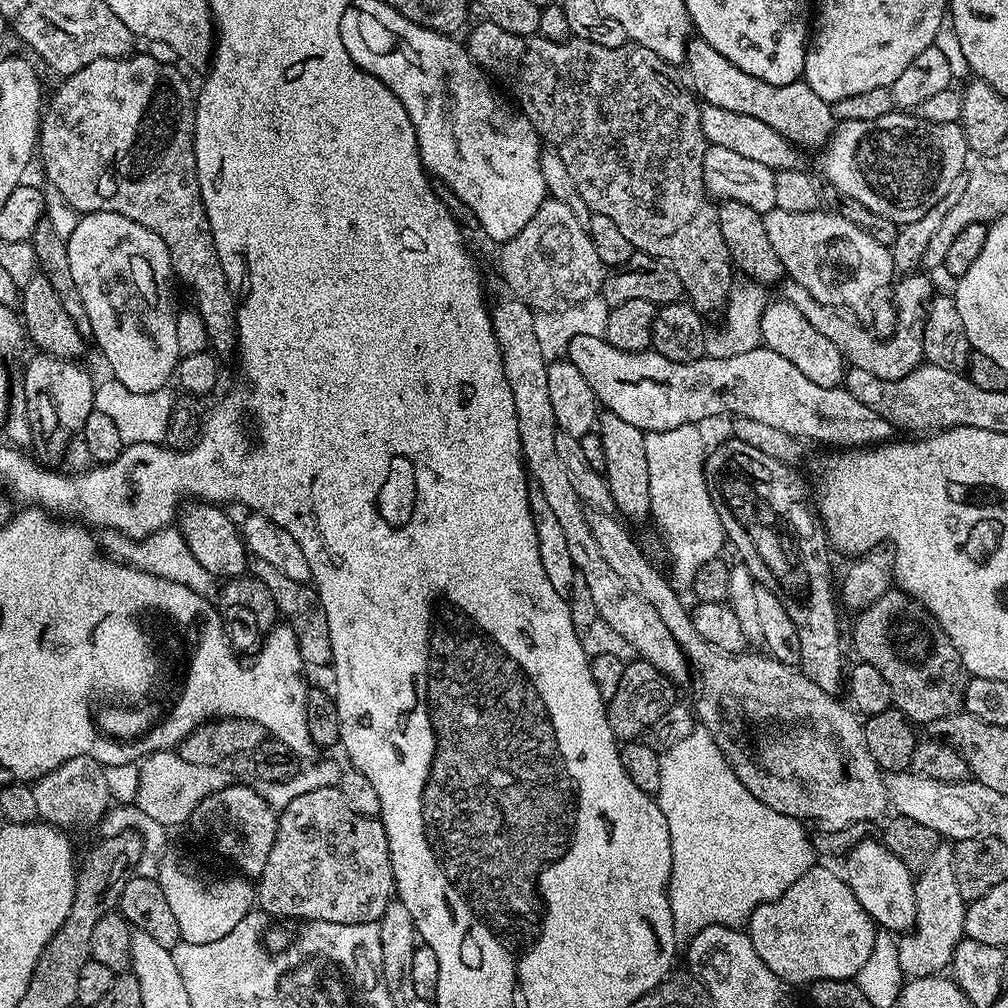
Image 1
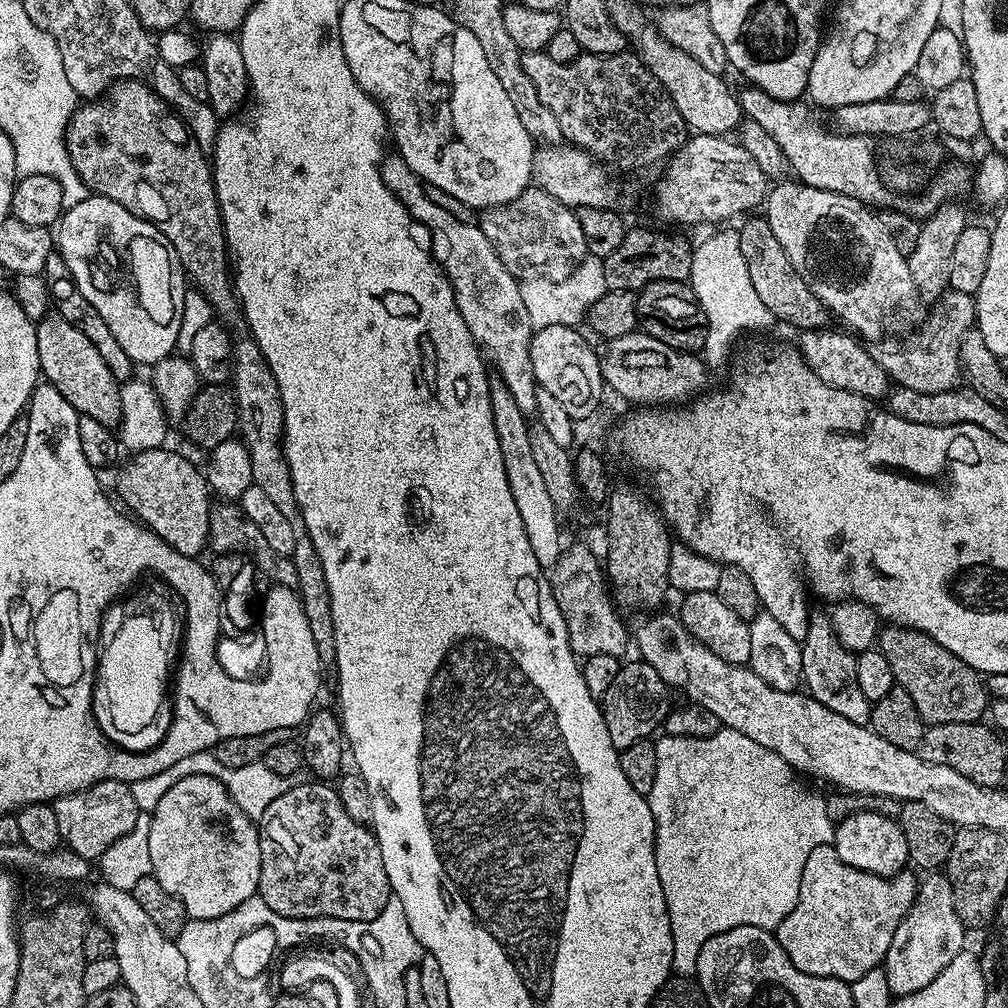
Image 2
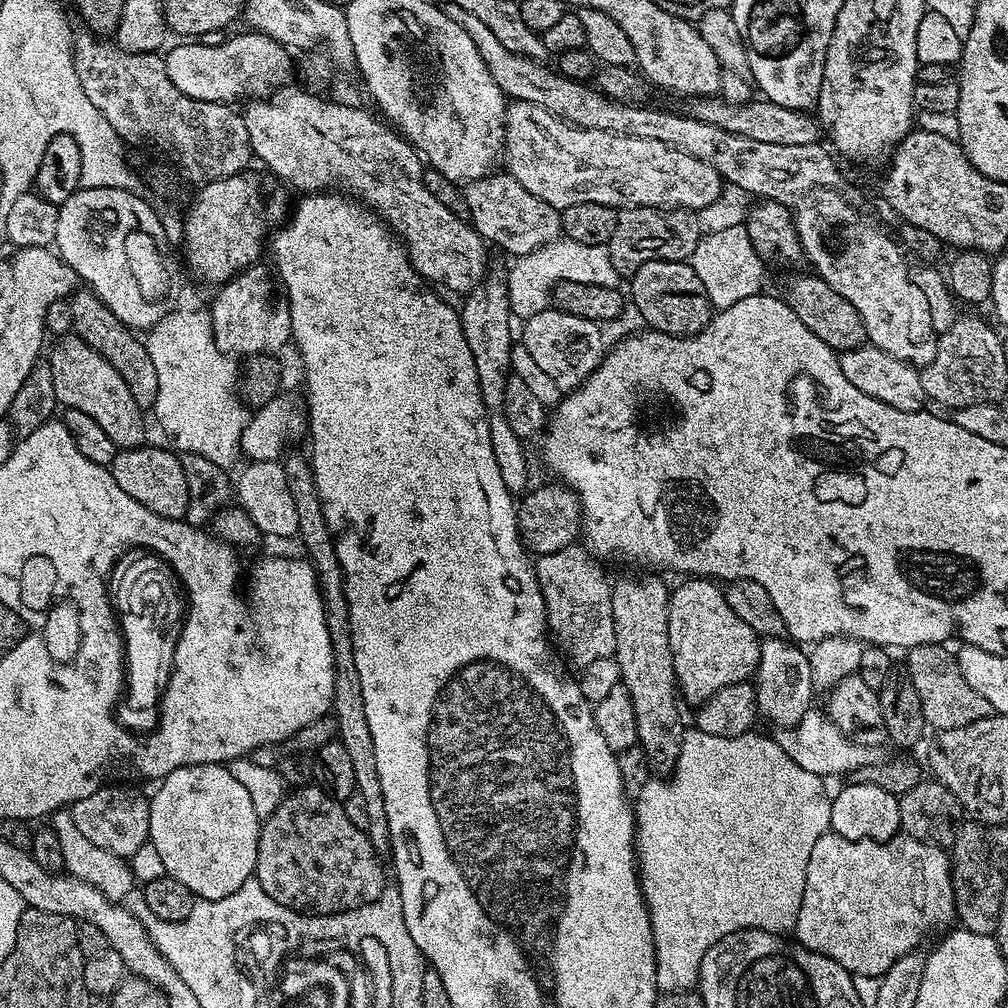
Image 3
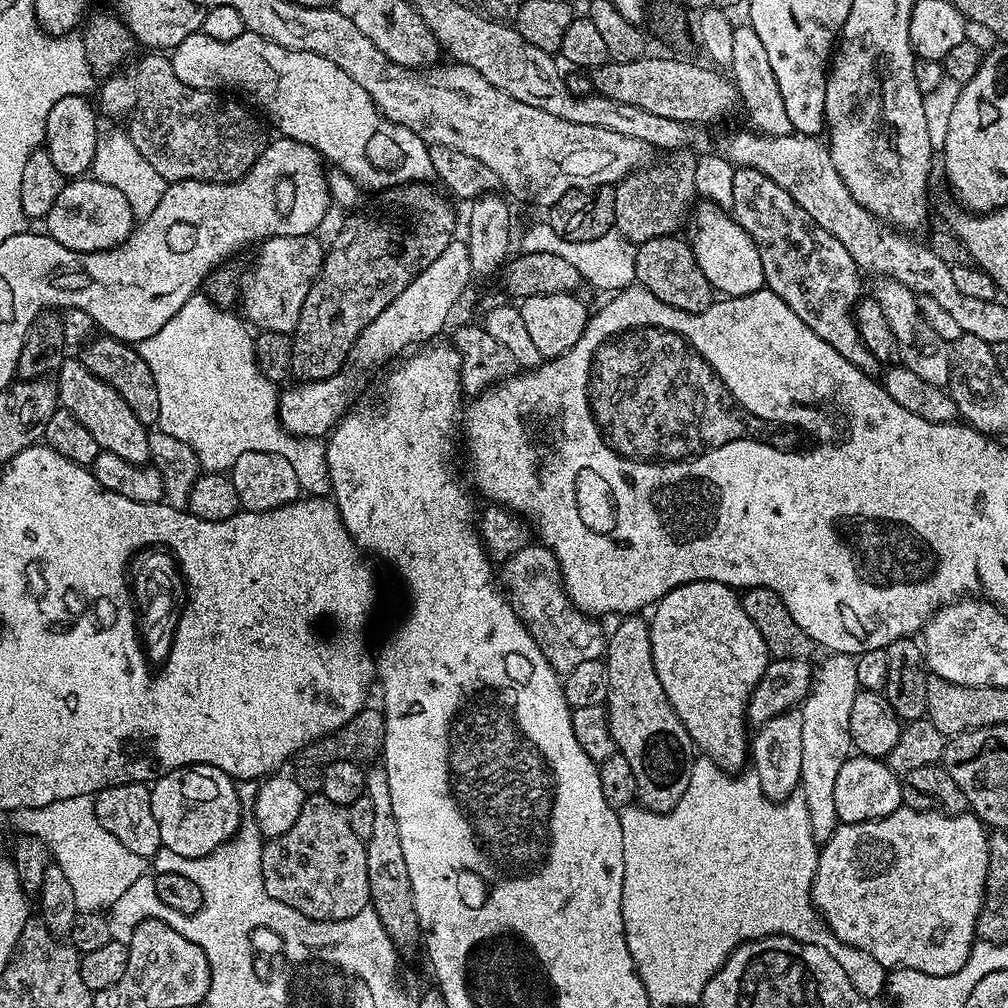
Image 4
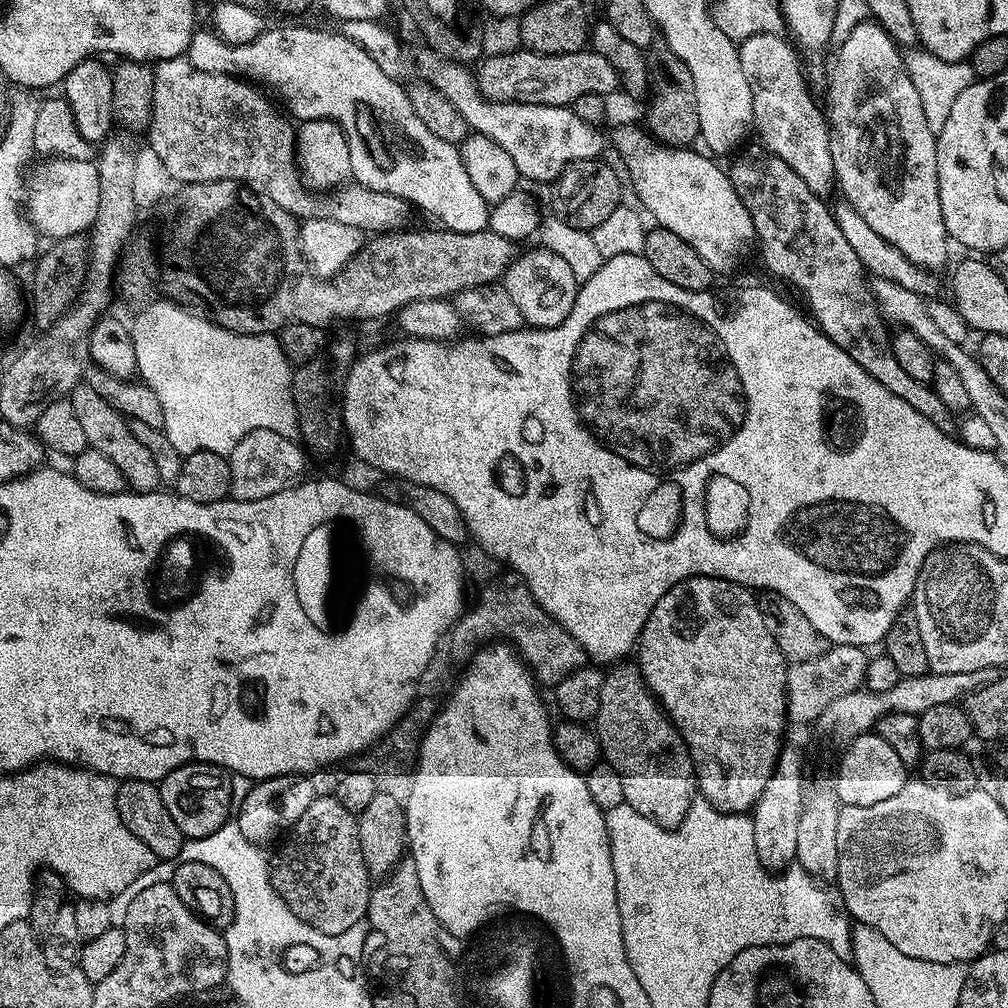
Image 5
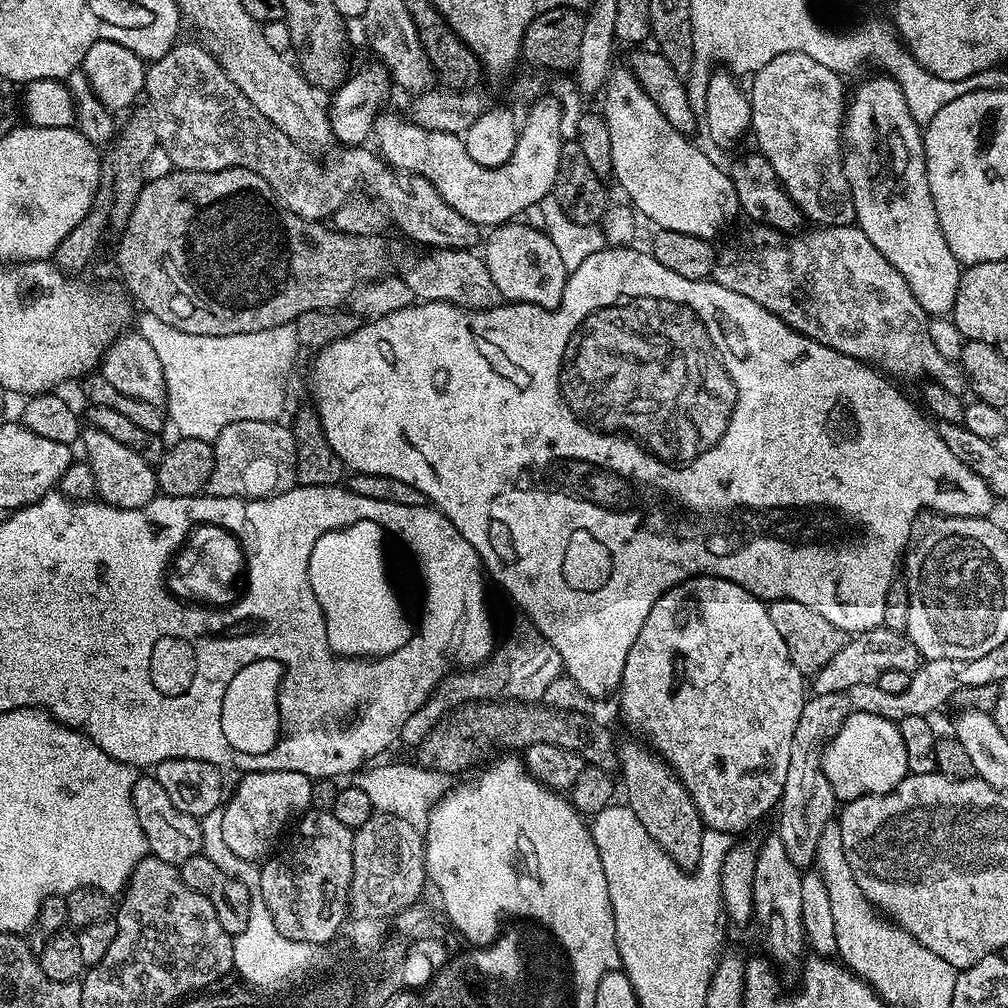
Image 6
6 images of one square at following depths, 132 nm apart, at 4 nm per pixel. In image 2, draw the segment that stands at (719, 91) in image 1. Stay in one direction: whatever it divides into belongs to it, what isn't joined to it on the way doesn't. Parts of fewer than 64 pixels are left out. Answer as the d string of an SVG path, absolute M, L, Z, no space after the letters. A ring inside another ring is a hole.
M755 86L739 89L738 99L741 113L758 122L758 126L762 126L762 130L778 142L789 169L794 176L796 172L795 179L799 183L818 190L830 190L834 194L846 194L869 206L887 202L890 192L878 171L874 156L872 160L873 141L869 137L850 136L831 127L820 128L815 107L804 102L776 100Z

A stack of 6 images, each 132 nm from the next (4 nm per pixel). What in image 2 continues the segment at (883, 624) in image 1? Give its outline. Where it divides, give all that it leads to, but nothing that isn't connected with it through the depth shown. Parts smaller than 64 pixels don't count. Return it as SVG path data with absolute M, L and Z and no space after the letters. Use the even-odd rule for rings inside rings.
M888 626L878 637L878 647L886 662L890 662L890 670L894 670L897 685L906 690L914 706L918 706L925 725L975 724L985 719L990 708L990 693L981 673L966 666L966 662L950 654L950 650L938 646L934 638L913 628Z

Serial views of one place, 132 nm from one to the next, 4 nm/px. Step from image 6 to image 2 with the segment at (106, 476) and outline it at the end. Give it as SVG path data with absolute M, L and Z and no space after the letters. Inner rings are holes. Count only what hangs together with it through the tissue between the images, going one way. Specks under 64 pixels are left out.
M59 314L44 316L36 324L38 338L38 362L43 379L53 384L62 398L74 406L74 410L86 418L94 418L102 422L102 426L115 429L120 423L122 414L122 398L120 397L121 381L110 374L110 366L106 366L94 347L94 342L78 330L66 318Z

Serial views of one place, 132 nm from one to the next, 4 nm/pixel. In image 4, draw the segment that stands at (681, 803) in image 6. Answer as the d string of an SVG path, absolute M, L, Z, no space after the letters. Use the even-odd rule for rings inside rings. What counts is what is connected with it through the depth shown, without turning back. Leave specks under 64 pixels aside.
M628 614L606 640L606 663L610 674L610 690L608 691L608 721L610 734L616 743L616 750L624 755L626 762L634 769L636 783L636 800L639 807L649 808L652 812L670 812L686 794L686 786L690 786L694 745L686 726L682 726L682 718L674 714L674 706L670 706L670 698L666 698L666 690L662 690L662 682L658 682L658 670L654 670L654 658L650 646L649 621L643 615Z

